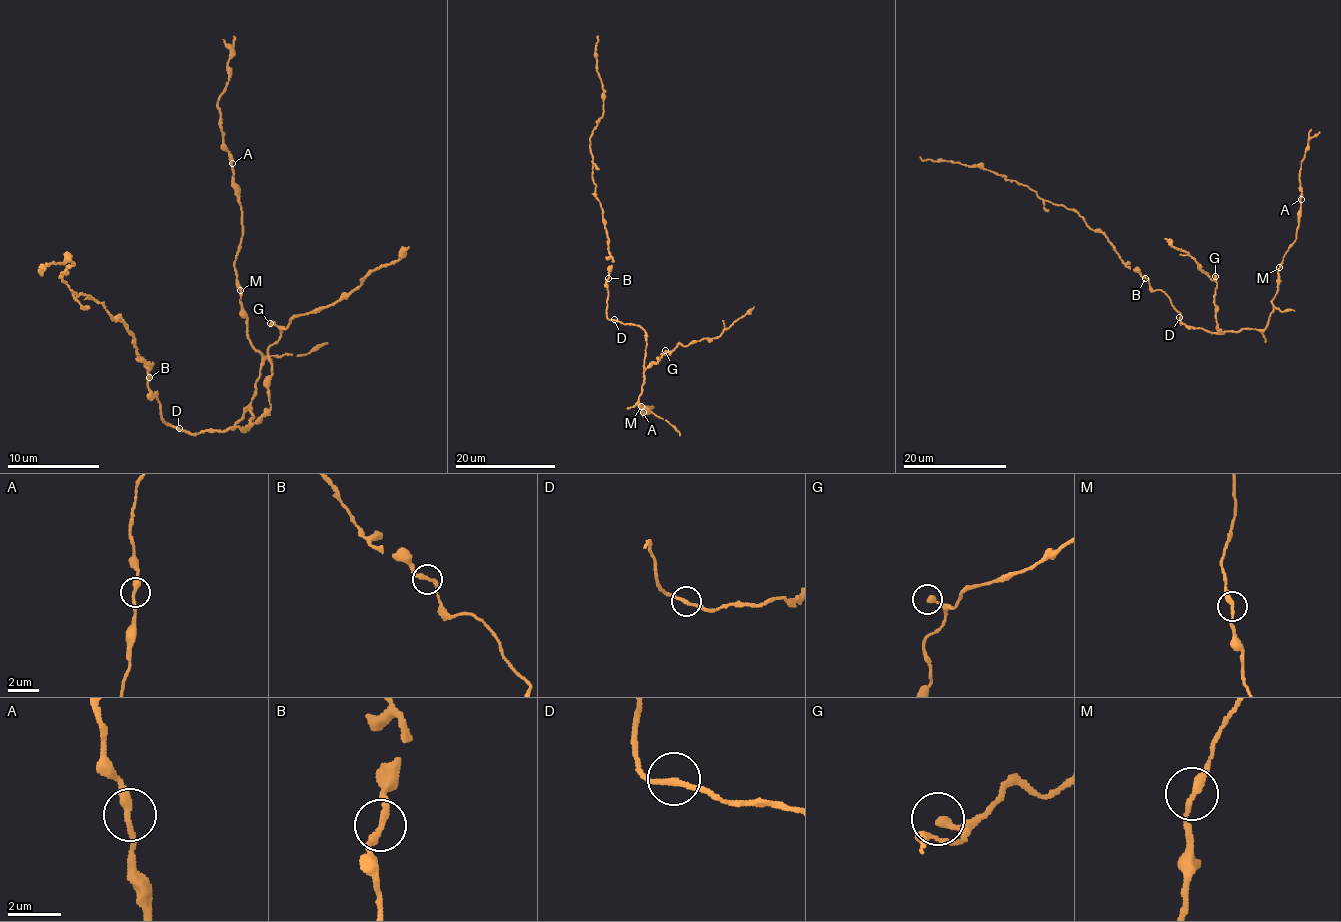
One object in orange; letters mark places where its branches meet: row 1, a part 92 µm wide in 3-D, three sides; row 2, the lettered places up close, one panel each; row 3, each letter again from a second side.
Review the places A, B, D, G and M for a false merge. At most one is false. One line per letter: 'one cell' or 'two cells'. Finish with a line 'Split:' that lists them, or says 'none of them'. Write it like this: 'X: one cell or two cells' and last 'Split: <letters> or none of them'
A: one cell
B: one cell
D: one cell
G: one cell
M: one cell
Split: none of them

